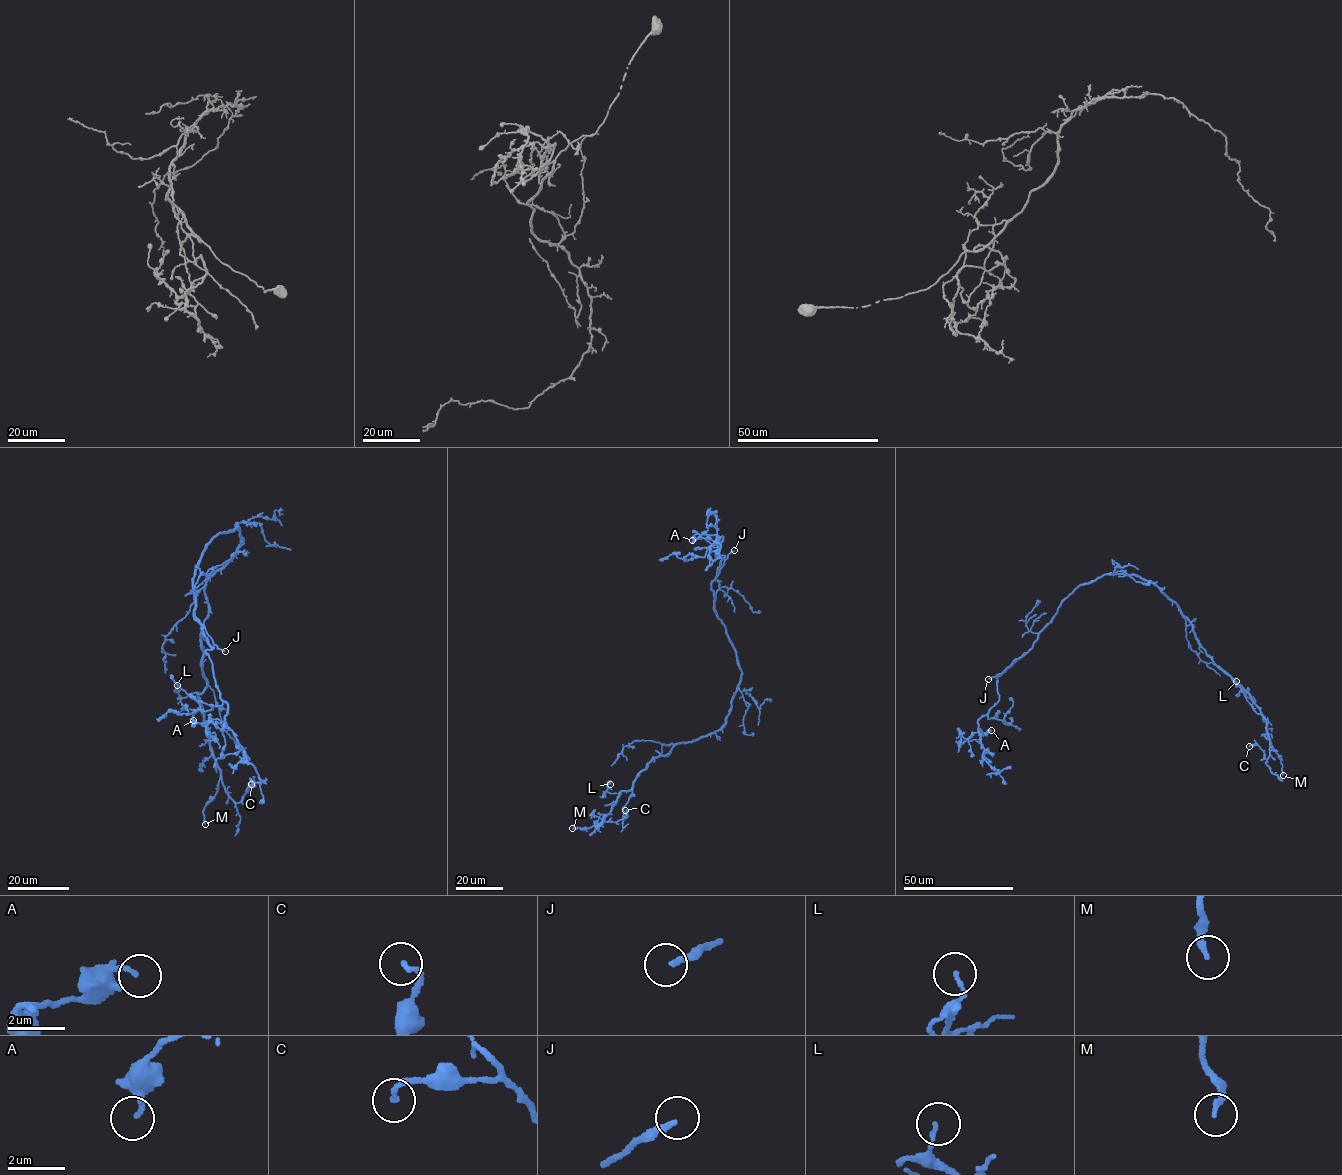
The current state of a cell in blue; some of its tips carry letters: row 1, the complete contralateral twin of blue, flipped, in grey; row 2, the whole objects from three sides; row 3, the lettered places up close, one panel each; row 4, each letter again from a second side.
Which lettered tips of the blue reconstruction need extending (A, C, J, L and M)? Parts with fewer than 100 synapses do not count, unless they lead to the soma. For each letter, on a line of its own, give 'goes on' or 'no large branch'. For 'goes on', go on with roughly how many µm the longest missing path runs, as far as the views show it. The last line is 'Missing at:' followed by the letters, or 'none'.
A: no large branch
C: no large branch
J: goes on; missing 70 µm
L: no large branch
M: no large branch
Missing at: J

